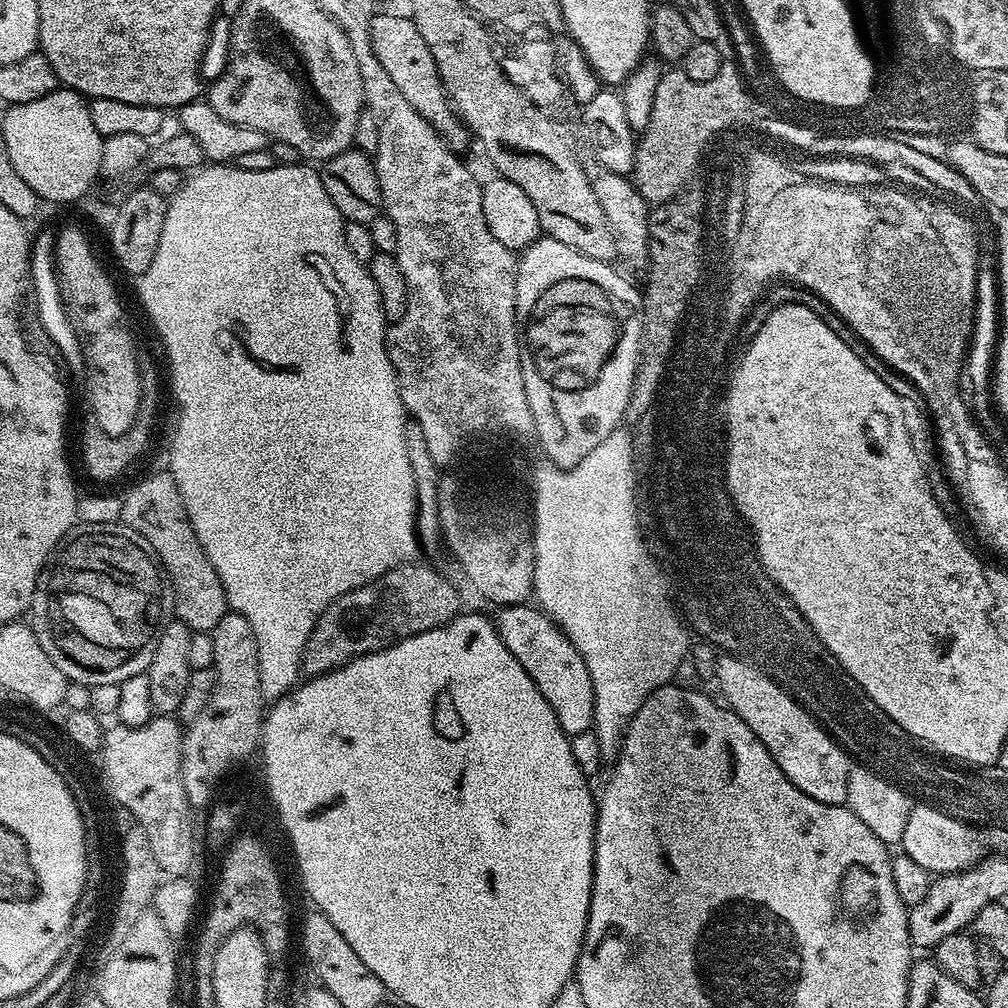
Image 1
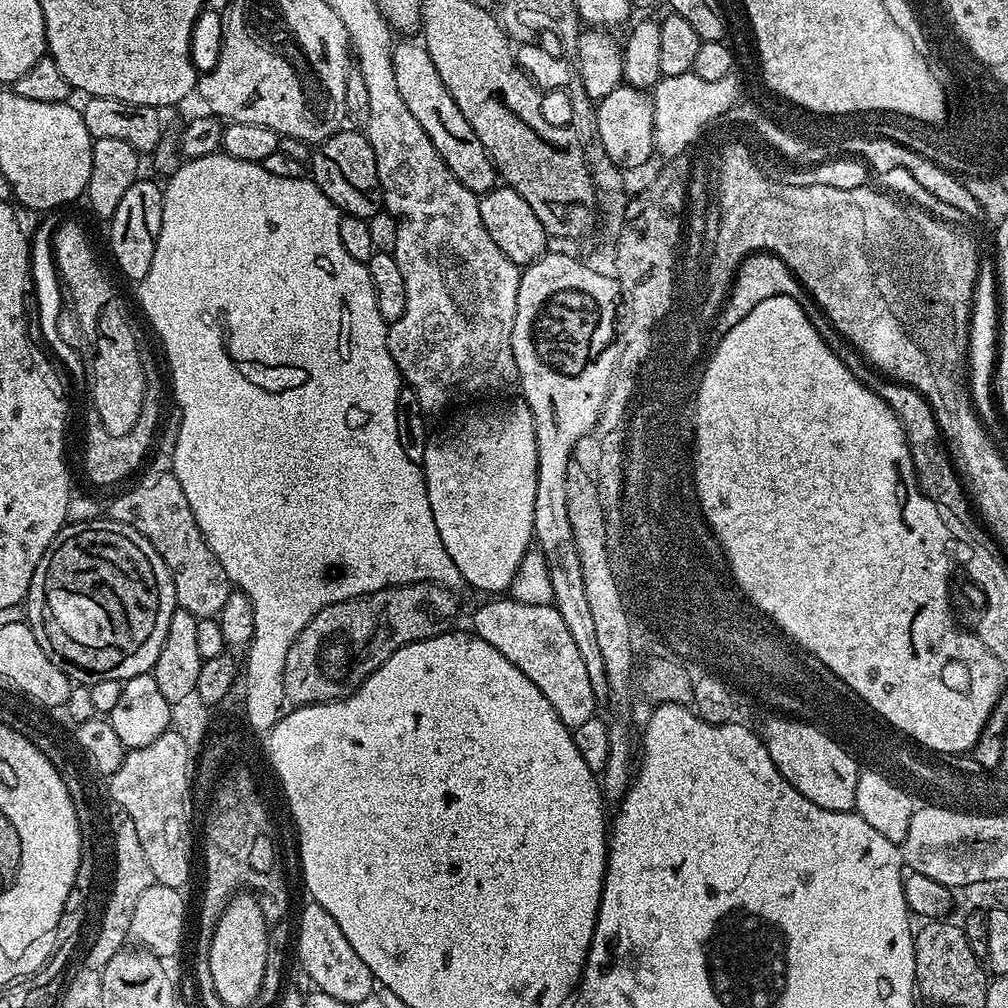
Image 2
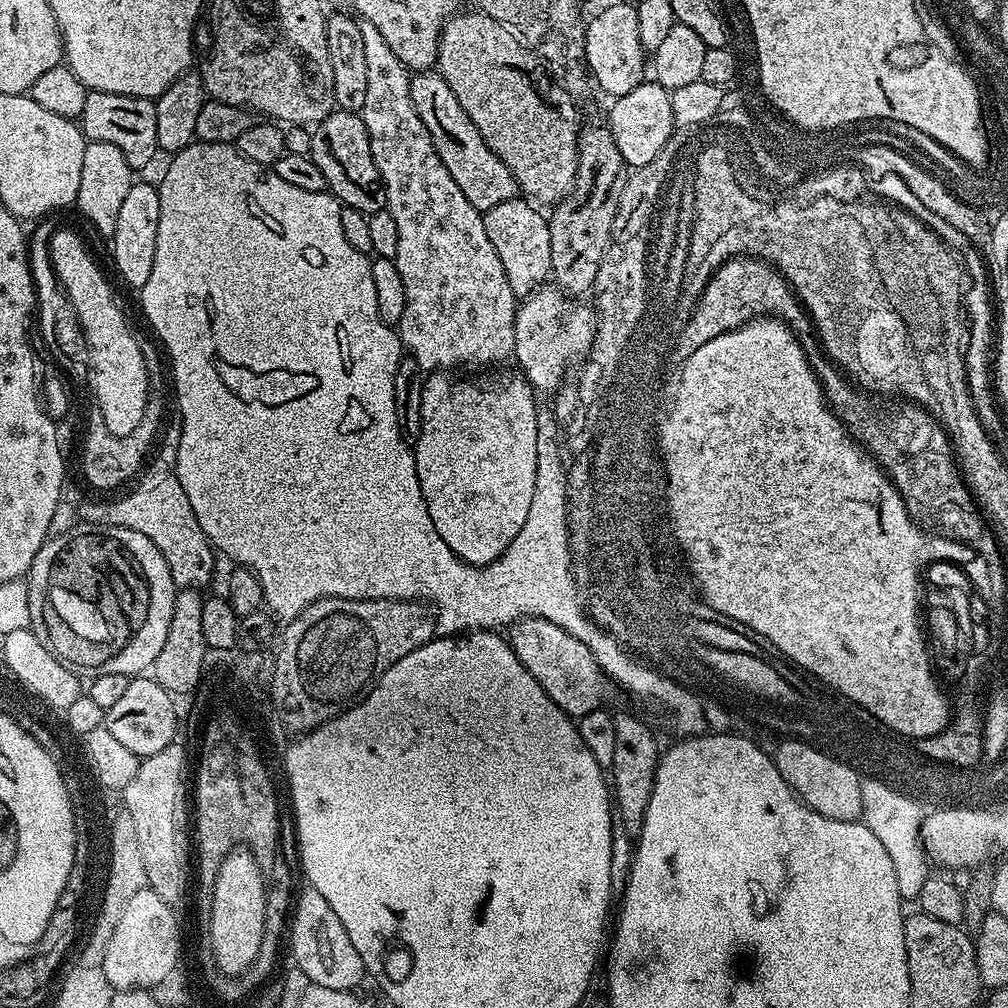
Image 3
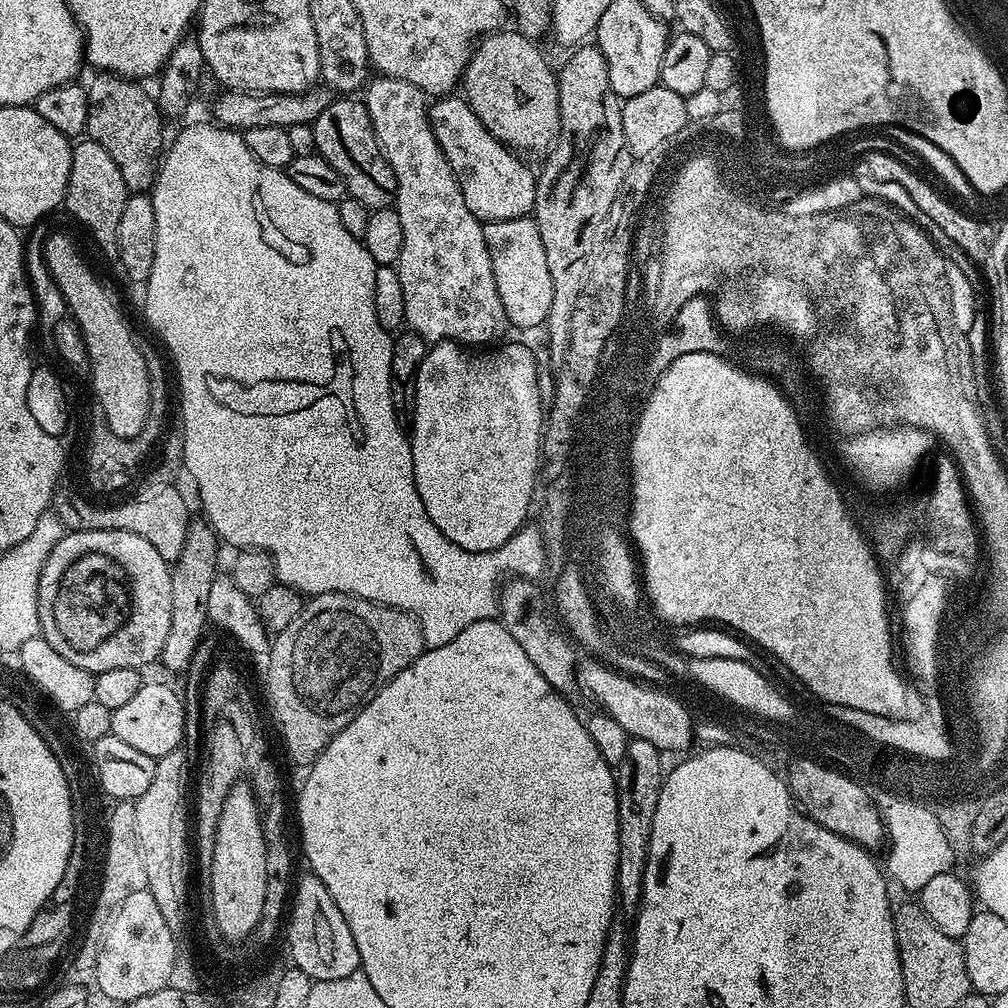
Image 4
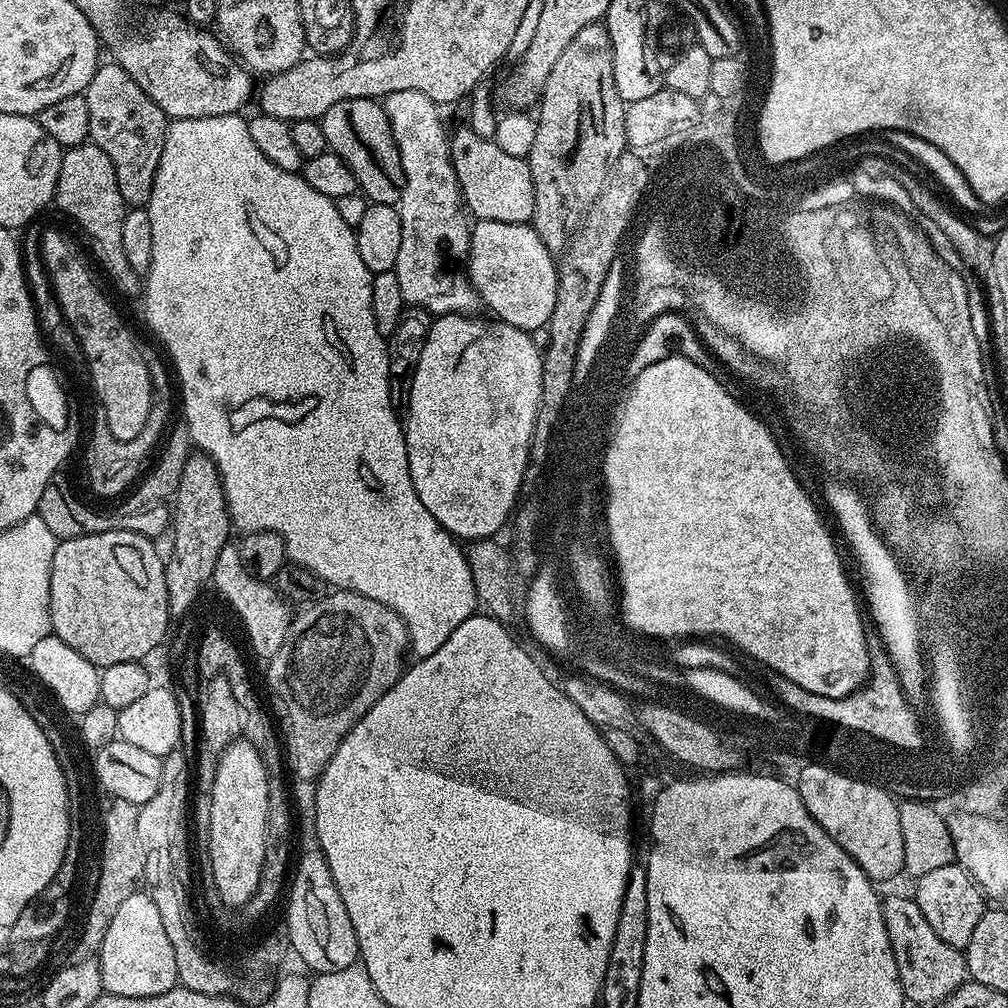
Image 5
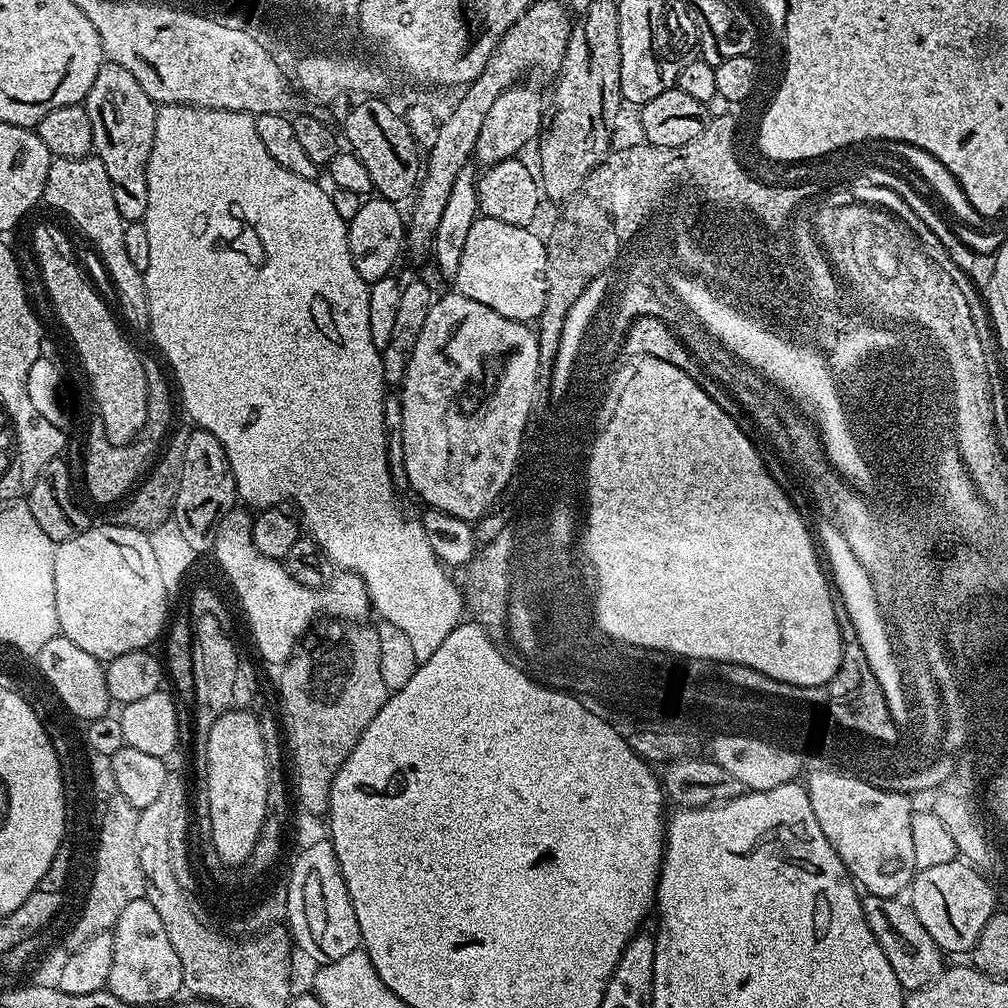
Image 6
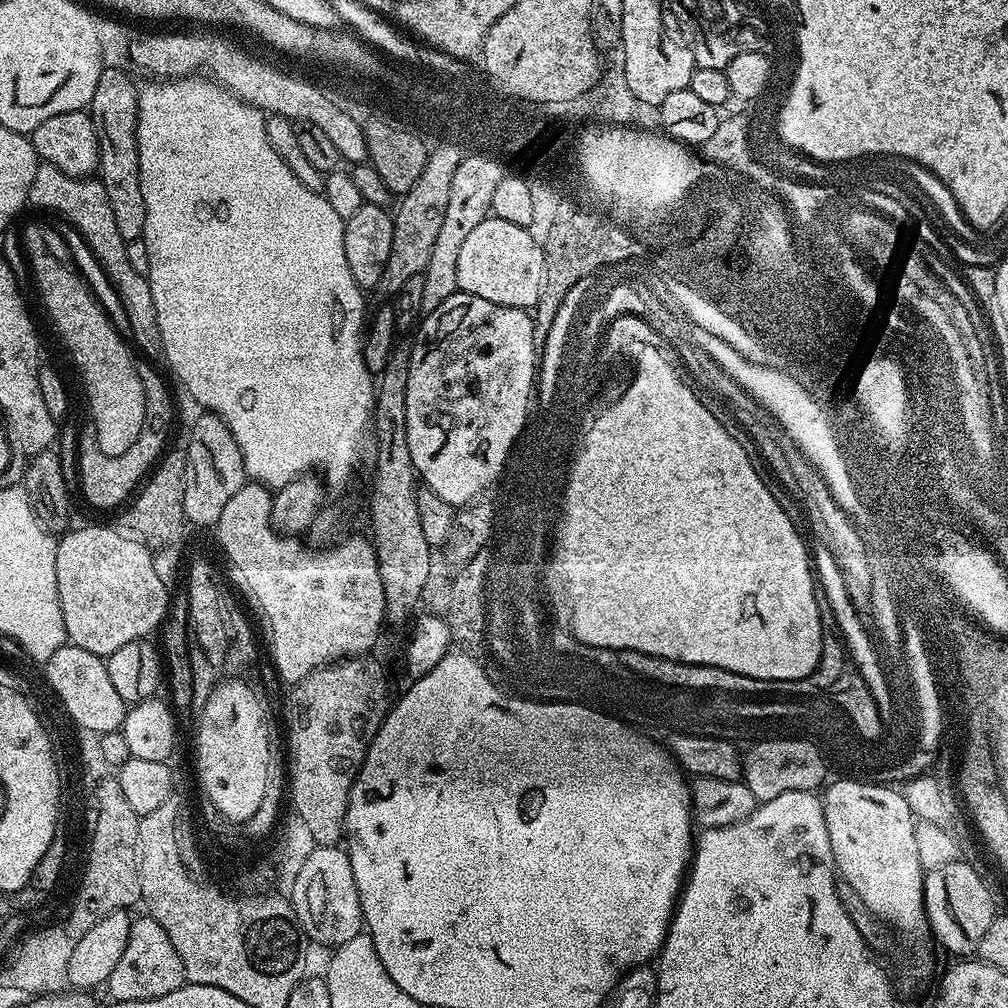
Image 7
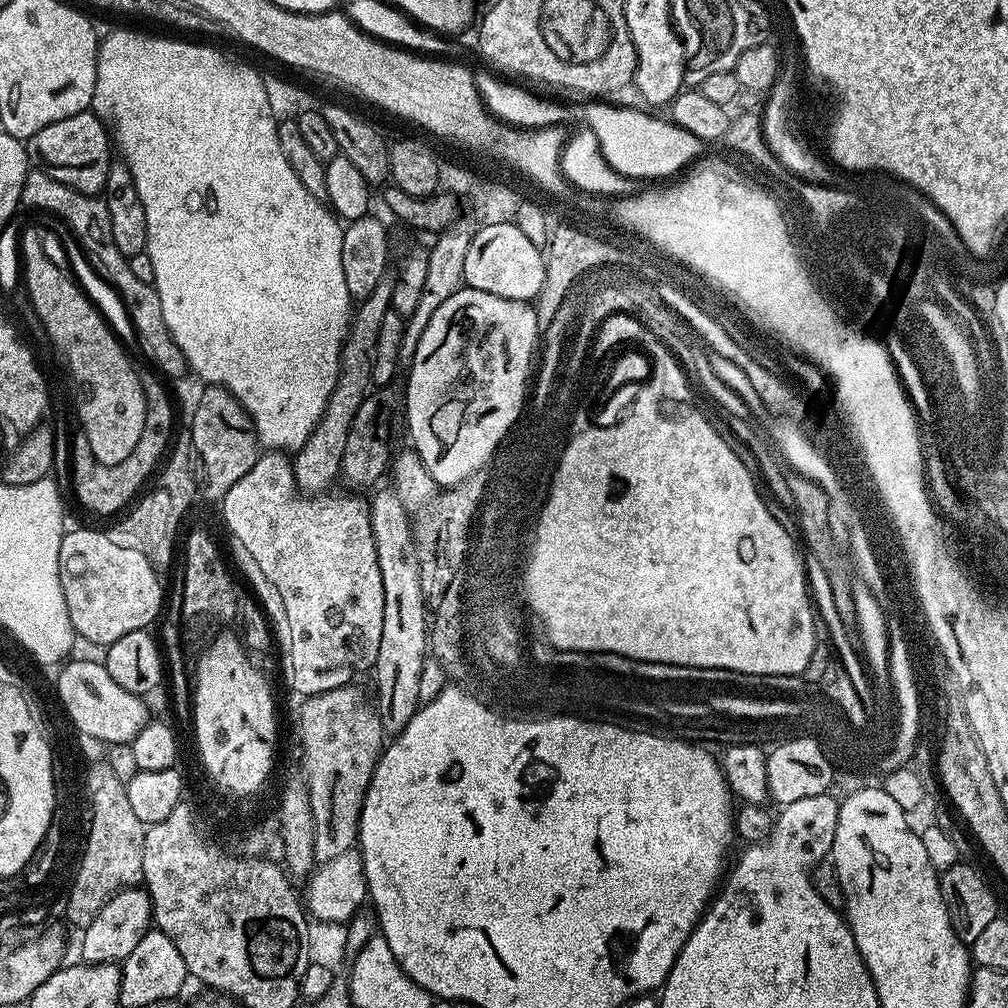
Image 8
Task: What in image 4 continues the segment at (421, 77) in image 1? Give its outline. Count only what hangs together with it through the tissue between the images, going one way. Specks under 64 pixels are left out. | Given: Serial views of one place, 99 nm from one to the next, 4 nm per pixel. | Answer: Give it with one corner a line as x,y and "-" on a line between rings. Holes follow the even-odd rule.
449,94
433,99
428,104
428,121
474,218
493,224
522,218
533,211
537,173
531,172
513,149
494,138
494,134
478,122
478,114
474,114
463,95

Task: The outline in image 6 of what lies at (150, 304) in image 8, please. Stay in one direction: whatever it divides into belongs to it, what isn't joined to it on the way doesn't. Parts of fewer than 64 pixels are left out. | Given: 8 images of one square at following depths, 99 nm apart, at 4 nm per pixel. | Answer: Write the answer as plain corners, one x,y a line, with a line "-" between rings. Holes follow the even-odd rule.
95,154
82,158
55,157
50,166
50,174
46,174
43,203
49,204
54,211
61,212
93,244
89,245
108,271
109,282
115,292
114,300
120,303
119,315
123,323
129,329
147,329
148,299
144,273
138,270
138,266
134,266
134,262
130,262
124,233
126,221
122,214
118,214
118,206
114,202
114,186
110,186
106,166
102,166

